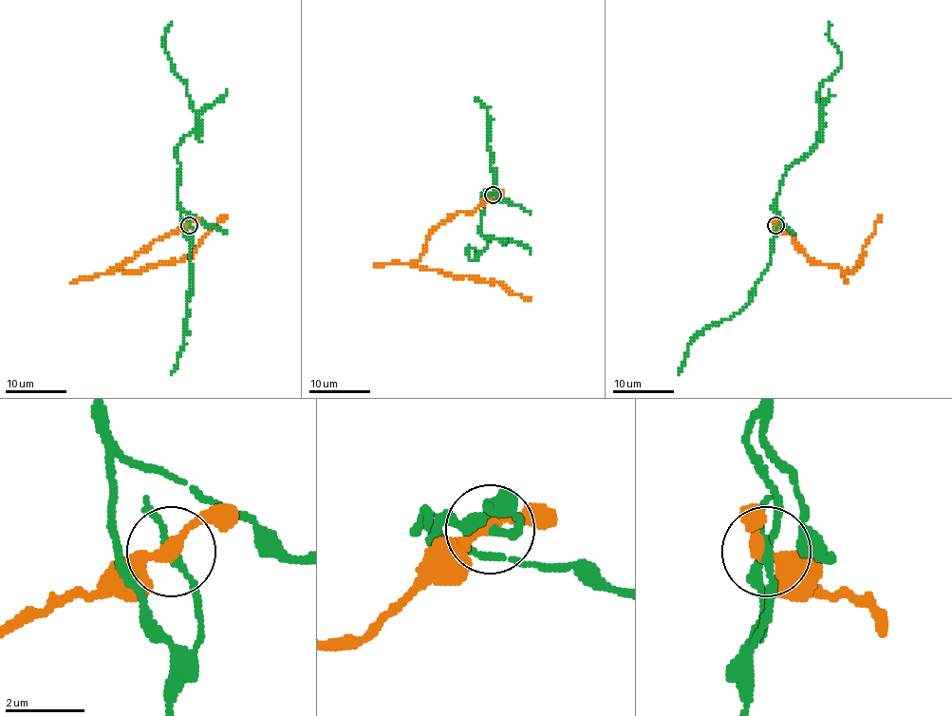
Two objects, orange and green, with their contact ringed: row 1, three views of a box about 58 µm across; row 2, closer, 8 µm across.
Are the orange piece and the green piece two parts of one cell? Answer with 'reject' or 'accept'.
reject

